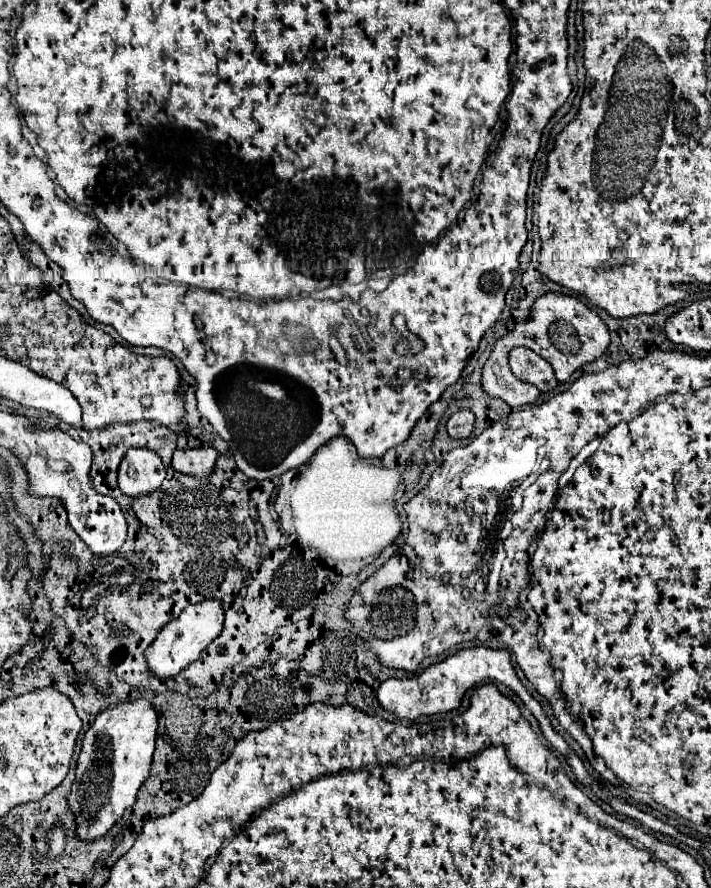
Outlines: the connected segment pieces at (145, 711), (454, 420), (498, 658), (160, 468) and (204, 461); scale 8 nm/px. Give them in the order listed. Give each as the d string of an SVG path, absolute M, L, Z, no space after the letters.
M146 699L120 701L96 715L96 721L84 733L82 753L76 765L76 779L68 799L70 811L76 815L80 839L88 841L104 837L108 829L122 817L126 807L136 803L136 793L150 771L156 729L158 715L152 703Z
M456 411L446 423L448 435L454 439L468 437L472 433L472 427L474 427L474 413L472 411Z
M482 646L465 648L457 651L455 654L446 657L444 661L430 665L428 669L424 669L420 675L416 677L406 677L406 679L386 679L380 689L378 689L378 701L386 711L392 711L398 719L416 719L420 715L434 715L434 713L446 713L446 711L454 711L460 707L460 701L464 697L464 693L474 687L480 681L500 681L504 685L508 685L512 691L516 691L516 695L524 701L524 705L534 713L534 717L540 723L540 729L544 733L544 737L562 753L568 755L570 747L564 741L562 735L558 735L550 723L550 719L544 715L540 701L536 701L528 689L522 685L522 681L518 679L512 661L510 661L510 653L506 649L491 649Z
M130 447L120 463L118 487L122 493L136 497L156 491L166 477L166 467L158 453L144 447Z
M214 447L196 449L176 449L172 457L172 467L186 475L210 475L216 463L218 451Z

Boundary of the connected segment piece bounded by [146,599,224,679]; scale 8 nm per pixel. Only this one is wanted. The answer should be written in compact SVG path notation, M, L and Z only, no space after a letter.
M206 599L196 605L188 605L180 617L172 619L160 633L158 639L146 649L146 659L148 667L158 675L158 677L174 677L178 675L186 665L196 661L200 653L220 635L224 627L224 607L218 599Z

